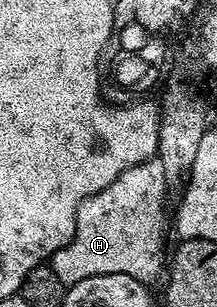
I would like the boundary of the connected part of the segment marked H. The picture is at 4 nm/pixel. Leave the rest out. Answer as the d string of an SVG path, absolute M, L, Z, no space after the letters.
M154 156L146 160L143 164L135 164L131 168L127 168L118 178L111 180L111 184L107 184L107 188L95 192L95 196L87 196L83 199L77 209L75 236L59 252L55 252L51 259L55 276L59 276L59 280L63 280L63 284L66 288L79 284L91 276L99 276L100 274L126 274L146 284L153 284L153 281L155 281L157 277L160 279L163 274L163 267L167 262L167 250L165 254L165 189L167 189L167 183L165 181L165 173L163 172L163 164L160 158Z

